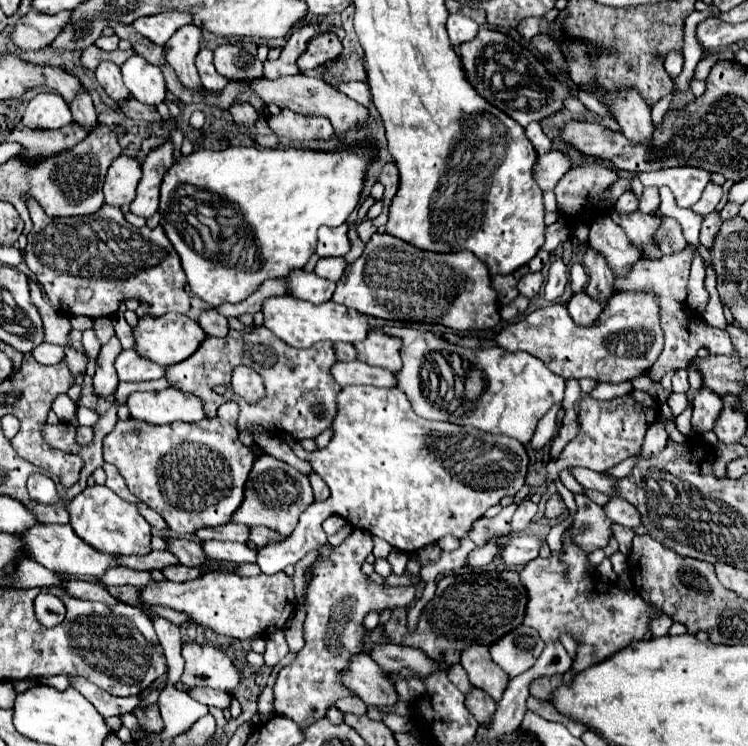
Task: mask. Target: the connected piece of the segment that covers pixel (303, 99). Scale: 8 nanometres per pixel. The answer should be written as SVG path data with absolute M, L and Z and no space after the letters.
M297 74L297 76L285 76L281 80L253 80L251 88L269 104L275 102L279 108L291 108L299 114L315 114L315 116L325 116L331 120L337 136L343 136L349 128L353 128L355 124L363 124L369 120L369 112L365 106L353 102L349 96L333 90L329 84L325 84L319 78L311 78L305 74Z

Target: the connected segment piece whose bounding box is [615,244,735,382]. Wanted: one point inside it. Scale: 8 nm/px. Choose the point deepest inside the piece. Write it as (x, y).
(684, 333)

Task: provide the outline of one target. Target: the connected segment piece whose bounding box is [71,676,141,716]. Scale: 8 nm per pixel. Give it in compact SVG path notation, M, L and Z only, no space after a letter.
M71 676L73 680L73 688L79 690L95 708L101 716L119 716L119 714L127 714L133 712L139 706L139 696L129 696L129 698L117 698L111 696L109 692L97 688L95 684L91 684L89 680L81 678L81 676Z

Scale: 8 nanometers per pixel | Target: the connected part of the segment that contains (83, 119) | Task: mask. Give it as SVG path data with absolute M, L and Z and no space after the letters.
M81 88L81 92L77 92L77 96L73 98L73 102L69 102L69 108L71 108L73 120L79 122L81 126L93 130L99 124L95 108L93 108L93 102L91 102L91 96L87 94L85 88Z

